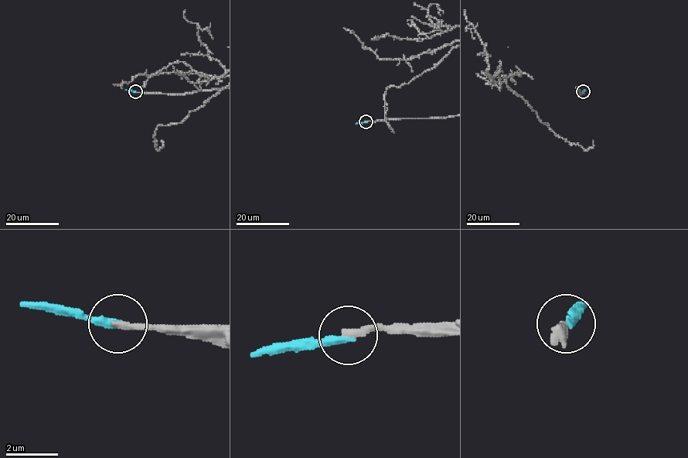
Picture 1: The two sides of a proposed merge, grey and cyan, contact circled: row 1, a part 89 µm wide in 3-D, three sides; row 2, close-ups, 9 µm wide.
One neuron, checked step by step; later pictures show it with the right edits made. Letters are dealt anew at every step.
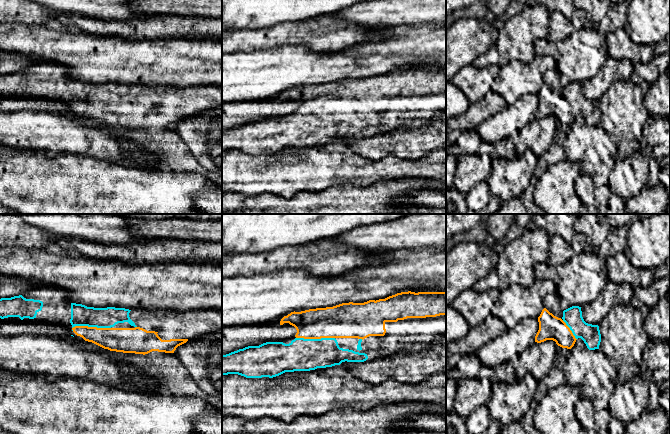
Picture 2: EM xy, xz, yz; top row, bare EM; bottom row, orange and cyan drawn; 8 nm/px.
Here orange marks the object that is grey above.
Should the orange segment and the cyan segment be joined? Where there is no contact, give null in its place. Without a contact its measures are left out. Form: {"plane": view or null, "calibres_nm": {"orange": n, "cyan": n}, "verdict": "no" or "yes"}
{"plane": "xy", "calibres_nm": {"orange": 190, "cyan": 170}, "verdict": "yes"}

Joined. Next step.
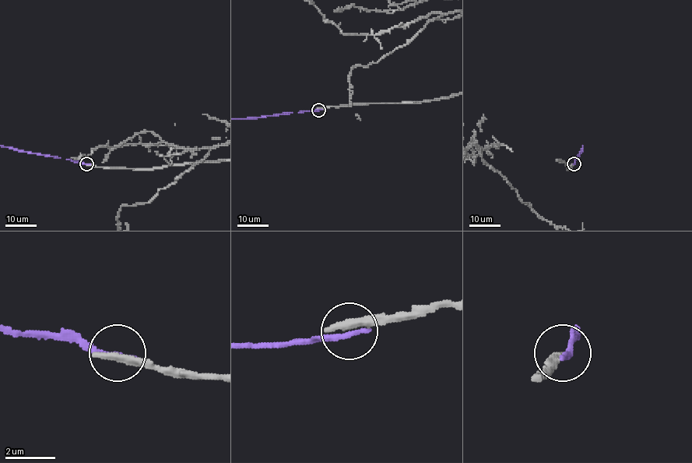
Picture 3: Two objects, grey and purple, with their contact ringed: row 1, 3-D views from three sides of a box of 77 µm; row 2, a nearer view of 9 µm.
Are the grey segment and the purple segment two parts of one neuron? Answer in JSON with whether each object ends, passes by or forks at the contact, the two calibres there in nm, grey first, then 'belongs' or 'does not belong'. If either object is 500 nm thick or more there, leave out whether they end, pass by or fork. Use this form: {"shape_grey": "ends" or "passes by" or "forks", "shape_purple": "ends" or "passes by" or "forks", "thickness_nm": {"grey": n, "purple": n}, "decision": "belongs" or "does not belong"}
{"shape_grey": "ends", "shape_purple": "ends", "thickness_nm": {"grey": 420, "purple": 280}, "decision": "does not belong"}

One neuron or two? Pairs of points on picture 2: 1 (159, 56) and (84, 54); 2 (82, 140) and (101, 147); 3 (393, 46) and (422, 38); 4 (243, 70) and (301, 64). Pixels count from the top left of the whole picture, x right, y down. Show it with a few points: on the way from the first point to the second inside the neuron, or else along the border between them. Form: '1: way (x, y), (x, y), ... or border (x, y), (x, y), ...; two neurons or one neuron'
1: way (140, 56), (103, 56); one neuron
2: way (87, 141), (96, 143); one neuron
3: way (400, 44), (415, 41); one neuron
4: way (257, 70), (278, 70), (287, 66); one neuron

